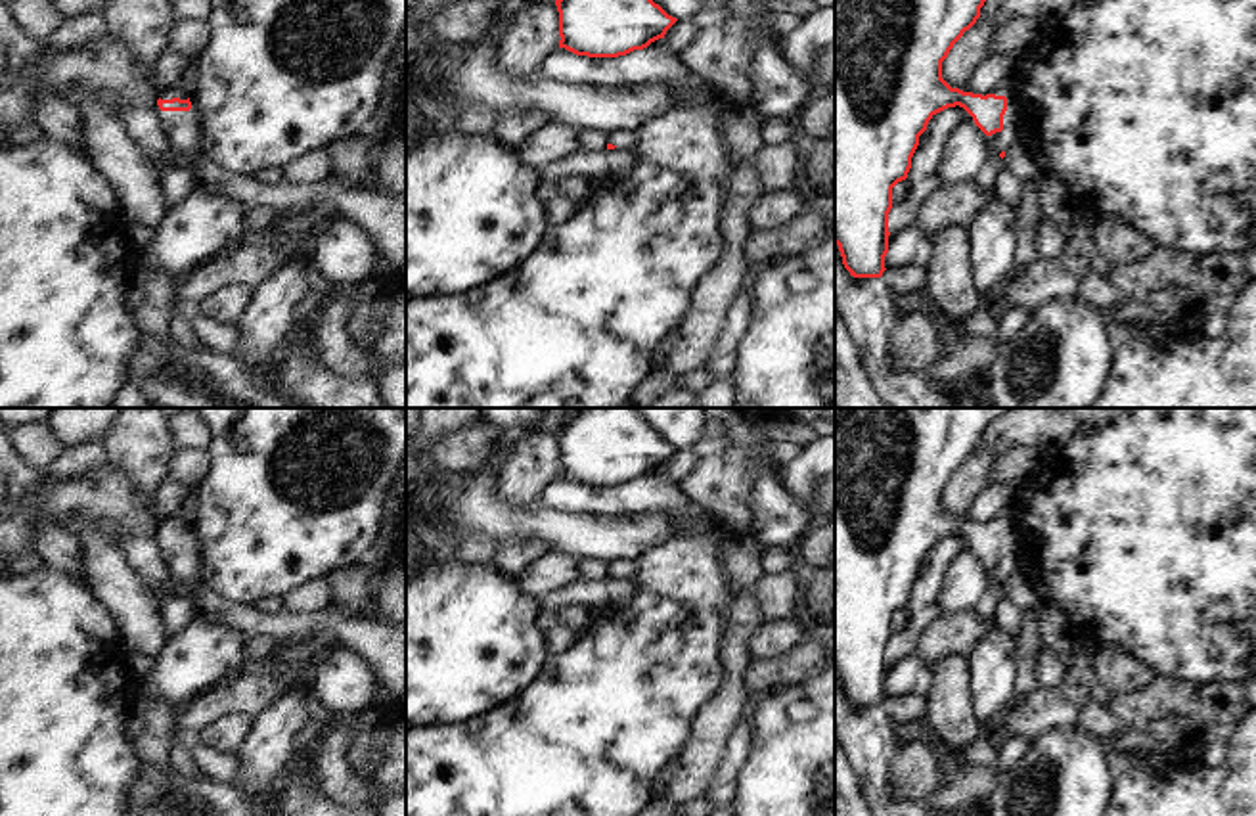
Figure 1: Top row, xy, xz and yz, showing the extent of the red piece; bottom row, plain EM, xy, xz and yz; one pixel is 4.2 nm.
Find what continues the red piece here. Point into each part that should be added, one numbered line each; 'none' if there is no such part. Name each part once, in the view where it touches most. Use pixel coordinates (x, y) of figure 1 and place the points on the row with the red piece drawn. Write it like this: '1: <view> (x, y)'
1: yz (998, 142).

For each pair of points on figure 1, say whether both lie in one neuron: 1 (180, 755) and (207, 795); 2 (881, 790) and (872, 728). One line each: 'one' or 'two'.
1: two
2: one

